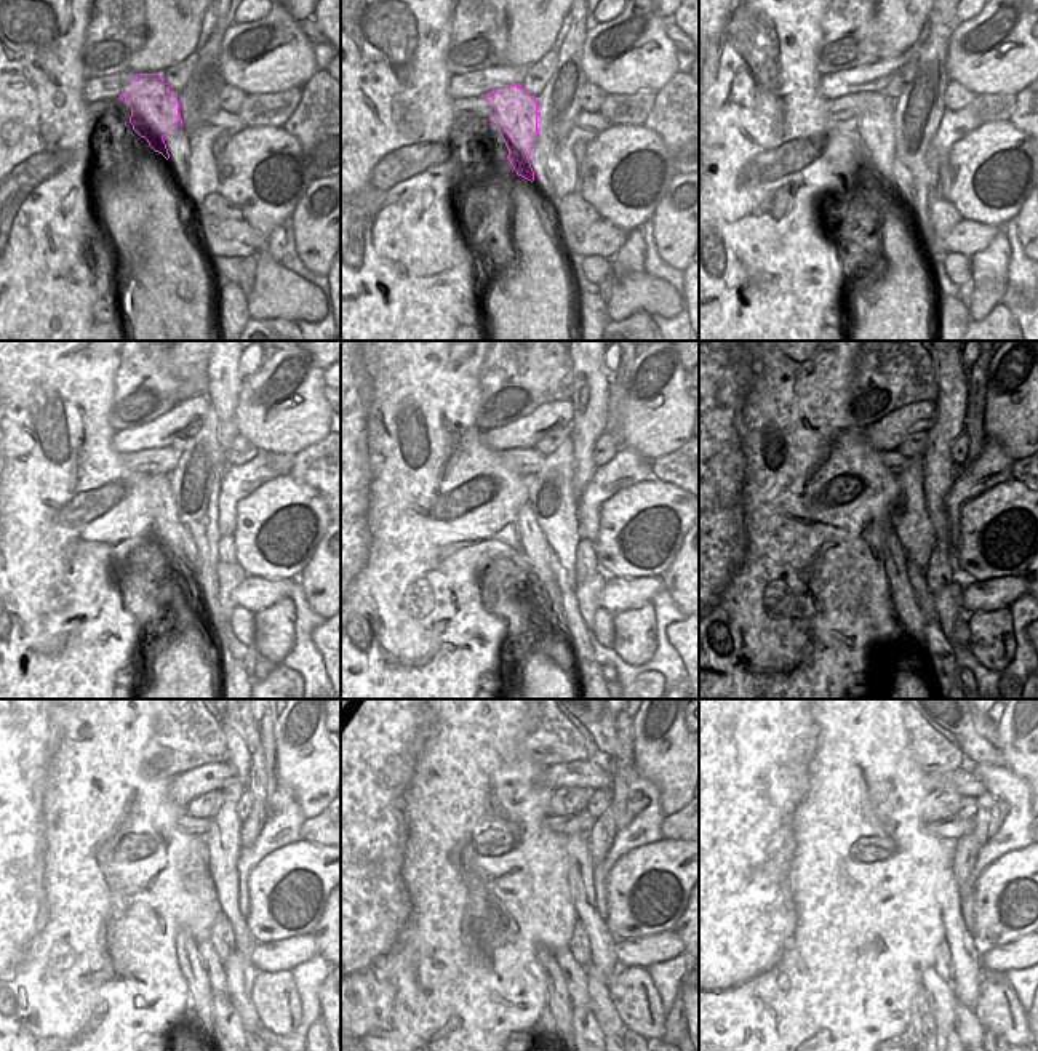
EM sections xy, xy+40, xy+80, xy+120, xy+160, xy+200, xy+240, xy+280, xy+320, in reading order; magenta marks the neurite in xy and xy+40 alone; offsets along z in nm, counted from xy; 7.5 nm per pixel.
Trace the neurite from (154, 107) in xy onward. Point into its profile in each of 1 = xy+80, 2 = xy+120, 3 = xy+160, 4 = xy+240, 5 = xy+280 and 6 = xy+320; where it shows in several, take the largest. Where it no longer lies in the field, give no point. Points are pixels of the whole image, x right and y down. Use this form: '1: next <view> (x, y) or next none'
1: next xy+80 (875, 127)
2: next xy+120 (181, 552)
3: next xy+160 (536, 551)
4: next xy+240 (202, 999)
5: next xy+280 (560, 1007)
6: next xy+320 (922, 1024)

